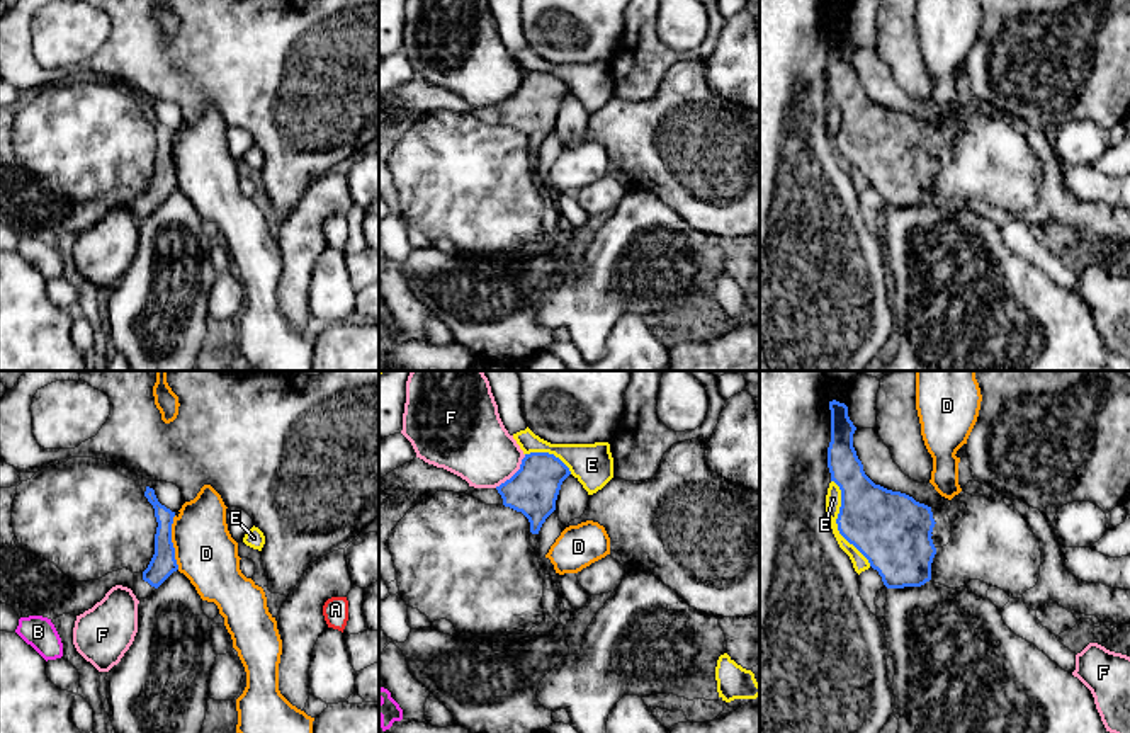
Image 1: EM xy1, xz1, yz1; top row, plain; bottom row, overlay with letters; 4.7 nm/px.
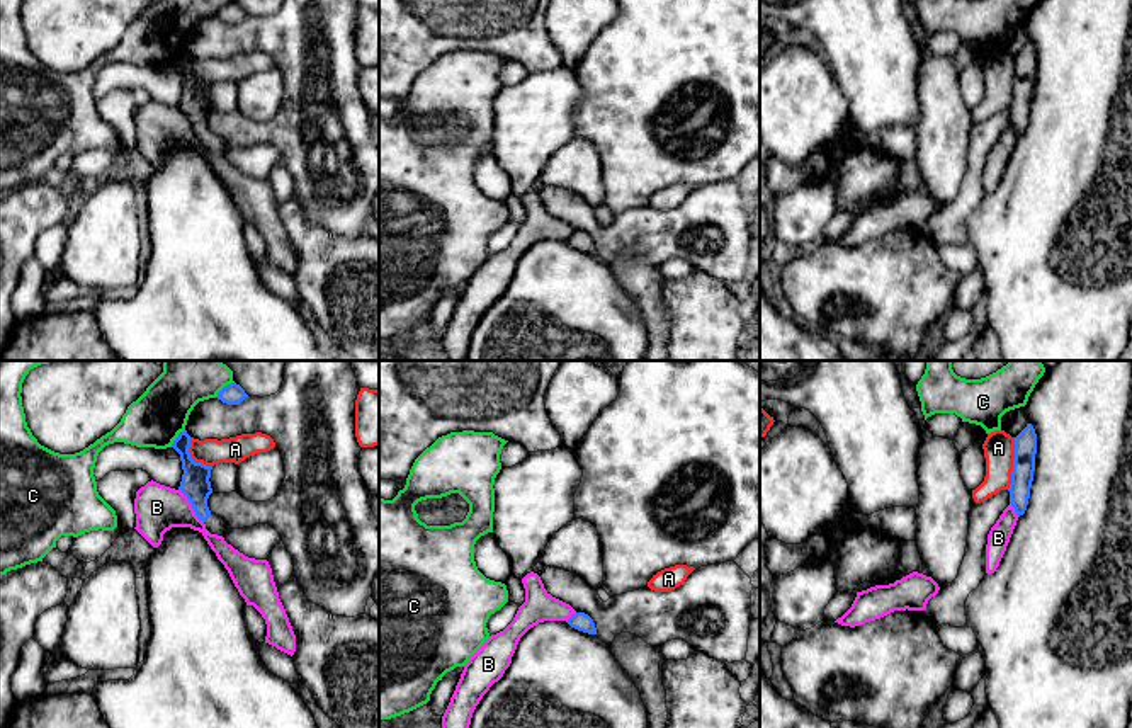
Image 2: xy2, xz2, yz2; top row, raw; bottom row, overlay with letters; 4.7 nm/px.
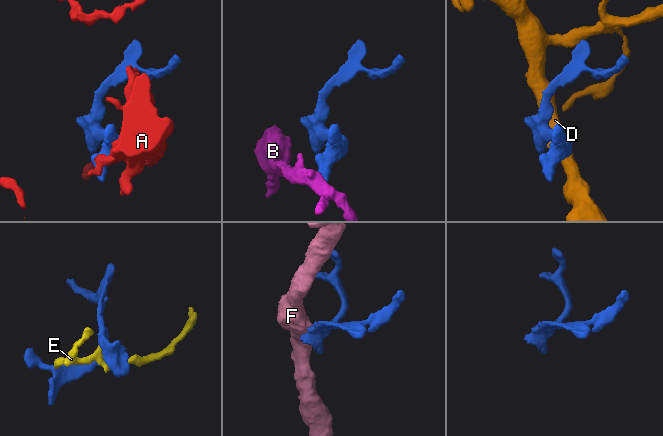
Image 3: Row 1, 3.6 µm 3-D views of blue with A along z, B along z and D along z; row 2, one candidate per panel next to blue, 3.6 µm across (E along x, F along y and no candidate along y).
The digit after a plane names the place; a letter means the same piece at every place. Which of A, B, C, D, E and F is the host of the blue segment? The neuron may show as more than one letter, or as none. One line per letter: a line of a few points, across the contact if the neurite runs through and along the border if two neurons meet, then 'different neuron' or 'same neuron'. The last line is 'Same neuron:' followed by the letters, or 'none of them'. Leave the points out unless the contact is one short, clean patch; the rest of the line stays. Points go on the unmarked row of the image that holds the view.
A: different neuron
B: line xy2 (179, 108), (203, 142); different neuron
C: different neuron
D: line xy1 (174, 135), (172, 165), (179, 187); different neuron
E: different neuron
F: different neuron
Same neuron: none of them

